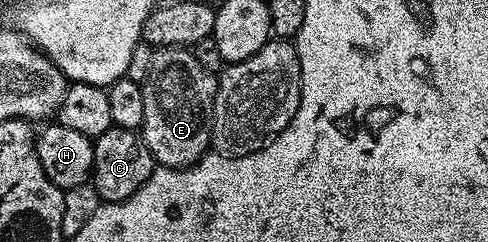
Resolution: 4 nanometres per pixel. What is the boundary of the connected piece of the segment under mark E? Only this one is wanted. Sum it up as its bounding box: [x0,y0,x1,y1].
[142,47,218,167]

